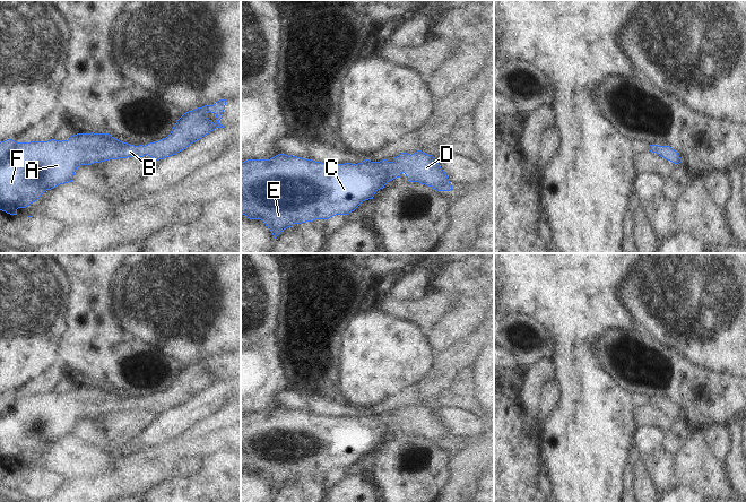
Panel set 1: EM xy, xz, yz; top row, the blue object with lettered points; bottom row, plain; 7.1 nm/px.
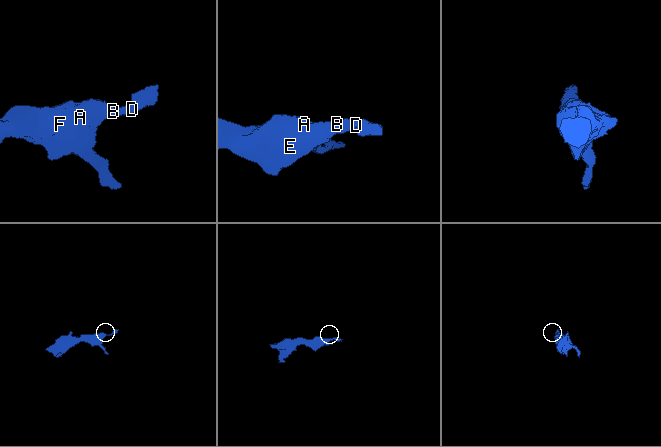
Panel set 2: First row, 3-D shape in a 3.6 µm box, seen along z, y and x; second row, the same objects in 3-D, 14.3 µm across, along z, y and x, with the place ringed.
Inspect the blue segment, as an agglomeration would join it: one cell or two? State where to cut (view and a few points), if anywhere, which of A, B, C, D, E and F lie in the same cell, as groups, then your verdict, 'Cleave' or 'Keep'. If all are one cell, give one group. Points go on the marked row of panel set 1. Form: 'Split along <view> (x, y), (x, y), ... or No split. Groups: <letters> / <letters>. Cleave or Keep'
No split. Groups: A B C D E F. Keep.

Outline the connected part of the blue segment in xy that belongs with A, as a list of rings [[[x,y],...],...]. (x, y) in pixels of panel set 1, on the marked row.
[[[219,99],[214,105],[205,105],[185,112],[174,124],[171,133],[158,141],[146,146],[133,146],[113,138],[109,133],[77,133],[68,140],[17,142],[7,139],[0,142],[0,210],[17,215],[18,208],[26,208],[35,202],[46,190],[72,182],[76,170],[80,165],[92,165],[109,159],[127,157],[153,157],[156,162],[176,155],[192,142],[200,140],[216,128],[225,128],[219,123],[227,99]]]

